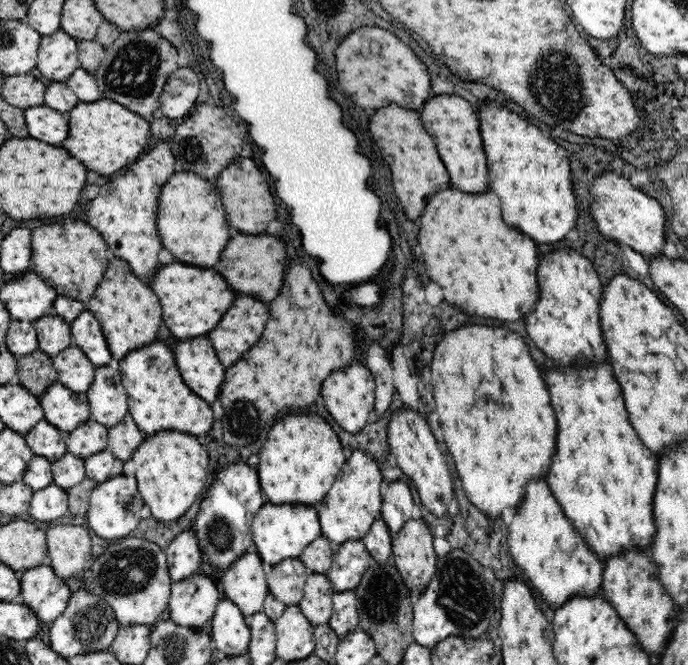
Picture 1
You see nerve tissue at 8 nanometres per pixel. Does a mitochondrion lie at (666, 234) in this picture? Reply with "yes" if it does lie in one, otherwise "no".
no

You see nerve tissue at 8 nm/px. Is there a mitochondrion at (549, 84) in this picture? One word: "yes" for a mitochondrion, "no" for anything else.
yes

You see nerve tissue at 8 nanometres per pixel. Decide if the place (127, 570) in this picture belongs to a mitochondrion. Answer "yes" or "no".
yes

